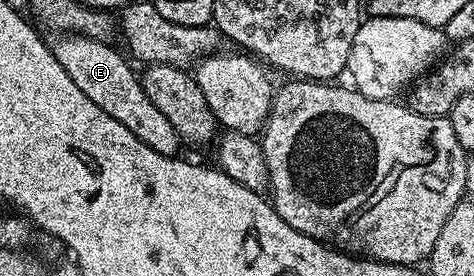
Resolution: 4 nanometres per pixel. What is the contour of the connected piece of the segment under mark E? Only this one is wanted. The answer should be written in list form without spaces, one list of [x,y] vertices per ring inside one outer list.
[[[61,33],[52,39],[48,45],[54,58],[90,102],[106,111],[108,117],[121,122],[139,141],[145,142],[152,150],[158,150],[158,154],[176,156],[179,153],[182,148],[180,136],[147,97],[137,71],[132,70],[133,65],[122,52],[120,54],[107,41],[92,39],[83,33]]]

